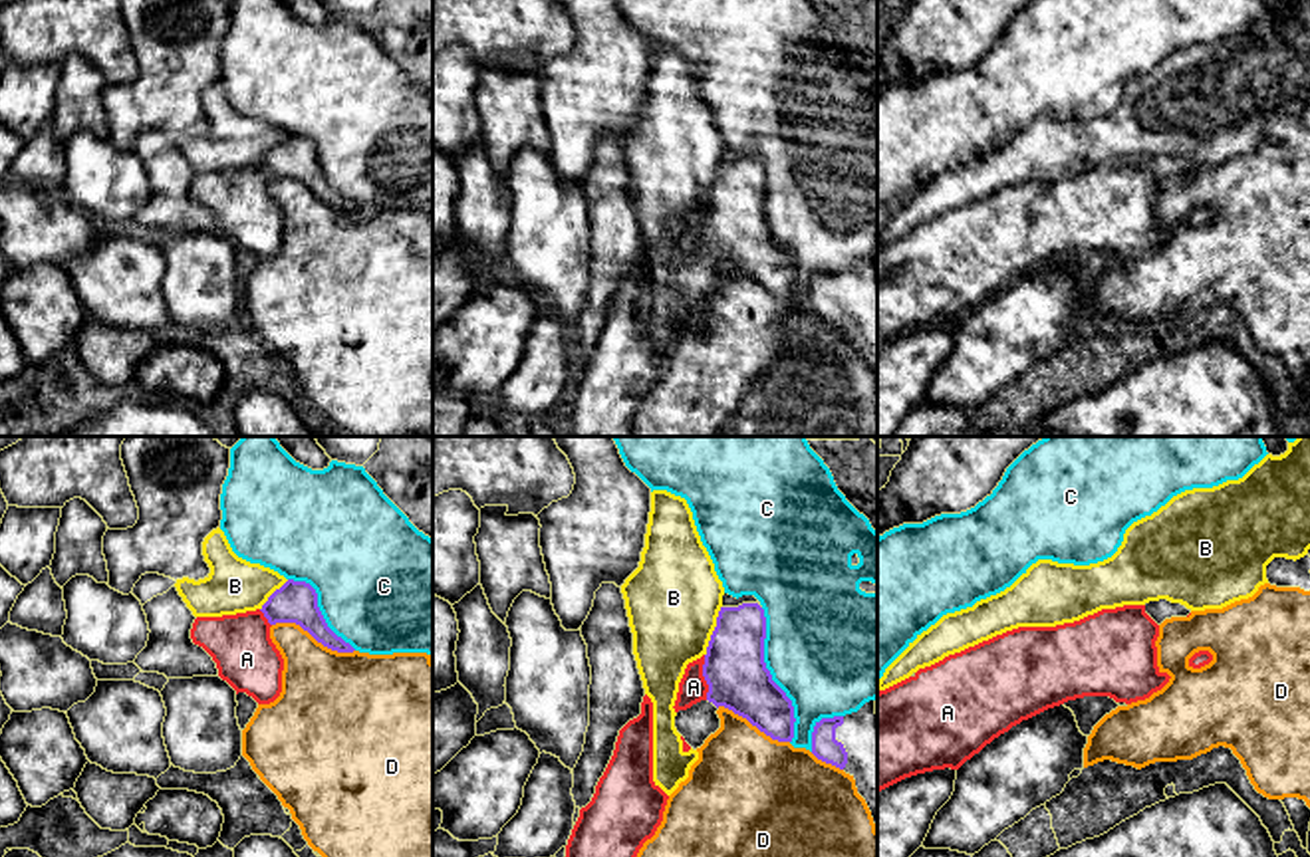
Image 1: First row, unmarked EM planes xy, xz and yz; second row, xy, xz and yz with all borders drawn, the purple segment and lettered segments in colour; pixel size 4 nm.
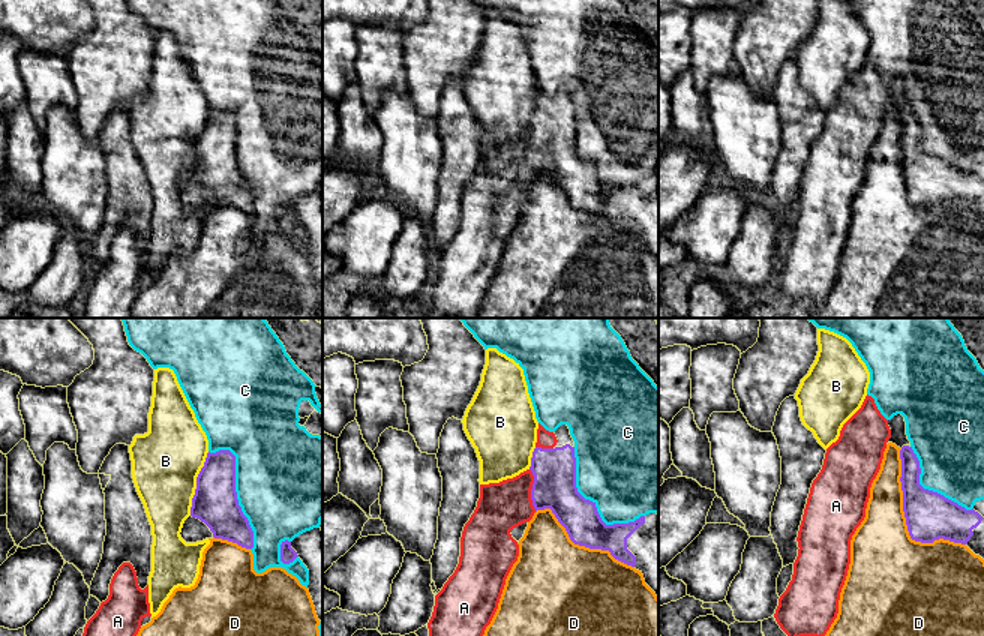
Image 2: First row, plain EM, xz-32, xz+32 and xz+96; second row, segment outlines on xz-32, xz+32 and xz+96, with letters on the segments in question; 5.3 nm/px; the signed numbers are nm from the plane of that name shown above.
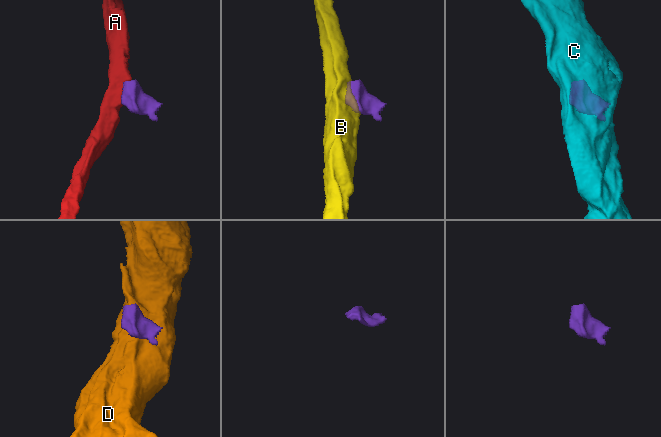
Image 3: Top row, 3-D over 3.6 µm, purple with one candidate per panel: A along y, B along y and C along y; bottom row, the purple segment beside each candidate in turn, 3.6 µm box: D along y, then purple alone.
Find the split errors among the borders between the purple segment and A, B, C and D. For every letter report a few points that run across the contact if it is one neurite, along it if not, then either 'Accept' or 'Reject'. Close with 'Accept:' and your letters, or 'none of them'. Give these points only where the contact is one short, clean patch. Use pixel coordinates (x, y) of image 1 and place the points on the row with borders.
A: Line: xz (735, 671), (731, 675), (703, 675), (693, 687). Accept
B: Reject
C: Reject
D: Reject
Accept: A

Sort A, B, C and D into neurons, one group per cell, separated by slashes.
A / B / C / D

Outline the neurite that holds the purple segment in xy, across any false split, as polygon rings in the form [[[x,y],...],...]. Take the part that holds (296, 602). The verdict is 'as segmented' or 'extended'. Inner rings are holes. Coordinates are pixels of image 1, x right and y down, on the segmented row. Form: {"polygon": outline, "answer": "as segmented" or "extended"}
{"polygon": [[[294,579],[276,589],[256,611],[196,617],[191,639],[212,657],[218,676],[236,694],[246,692],[258,704],[270,704],[282,692],[284,671],[284,659],[270,639],[270,627],[276,623],[296,623],[331,651],[355,651],[328,627],[316,589]]], "answer": "extended"}

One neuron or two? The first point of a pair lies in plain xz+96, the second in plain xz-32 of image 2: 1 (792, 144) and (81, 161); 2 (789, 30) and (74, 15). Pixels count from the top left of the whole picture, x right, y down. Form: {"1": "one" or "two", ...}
{"1": "two", "2": "two"}

